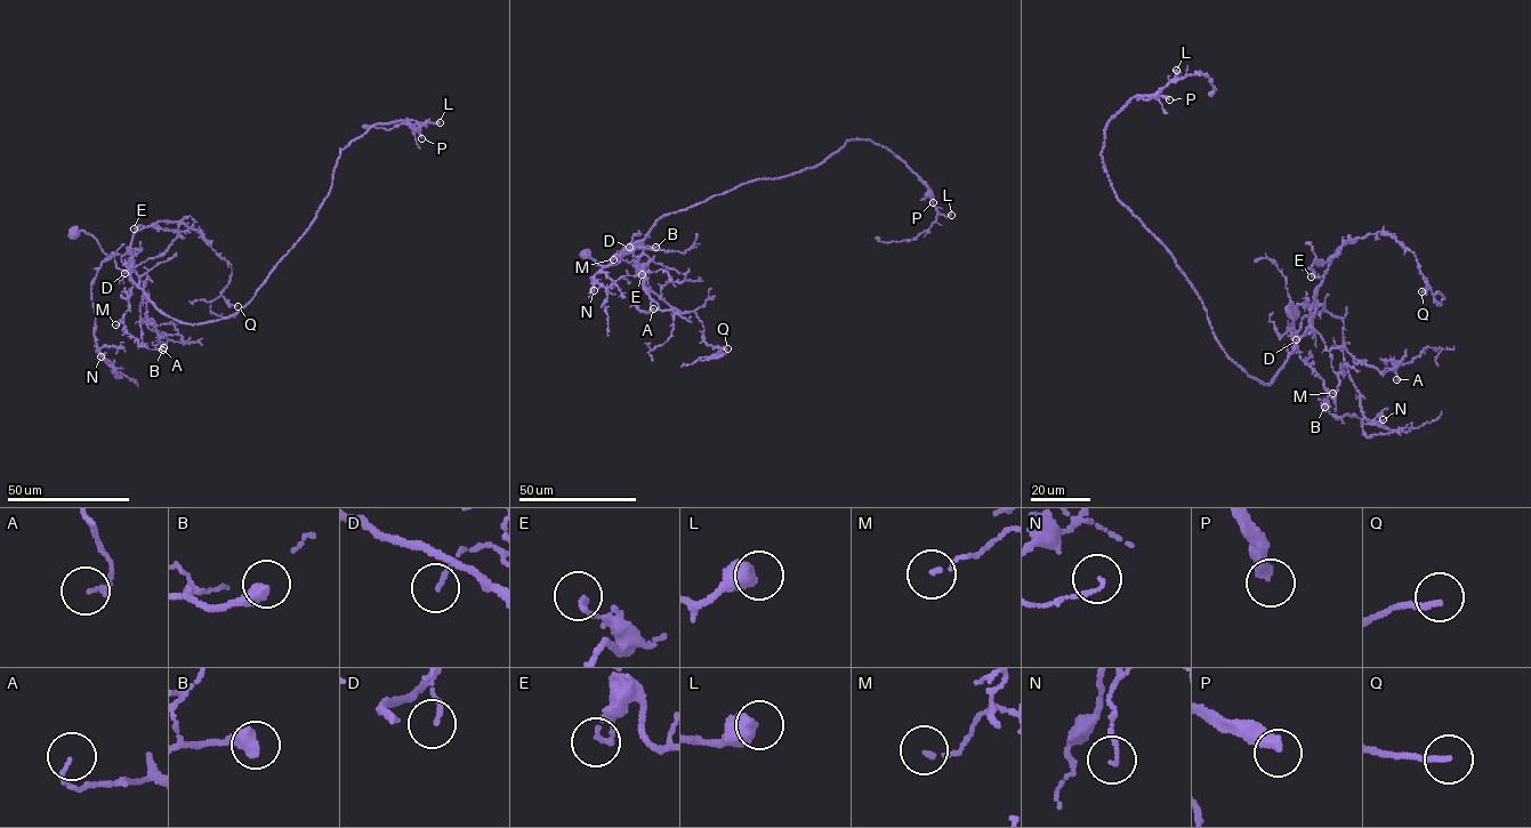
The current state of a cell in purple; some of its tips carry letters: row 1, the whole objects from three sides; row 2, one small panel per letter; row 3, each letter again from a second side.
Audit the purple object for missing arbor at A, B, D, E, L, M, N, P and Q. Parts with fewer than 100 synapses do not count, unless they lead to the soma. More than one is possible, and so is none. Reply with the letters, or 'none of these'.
P

